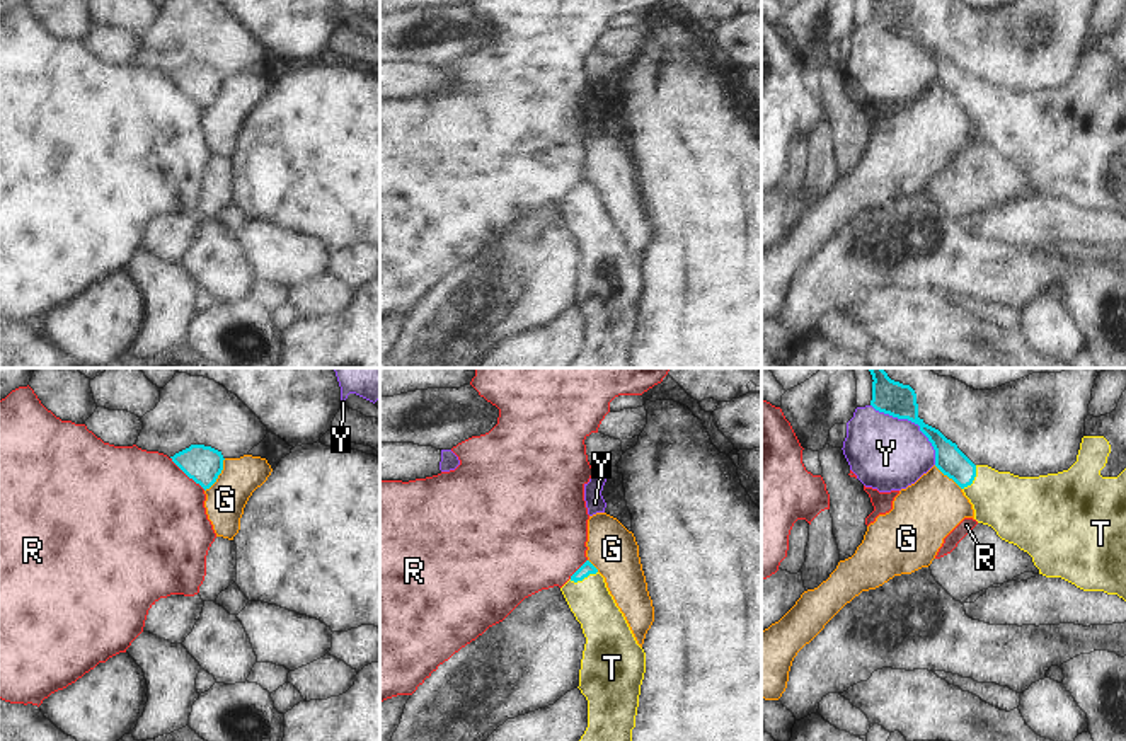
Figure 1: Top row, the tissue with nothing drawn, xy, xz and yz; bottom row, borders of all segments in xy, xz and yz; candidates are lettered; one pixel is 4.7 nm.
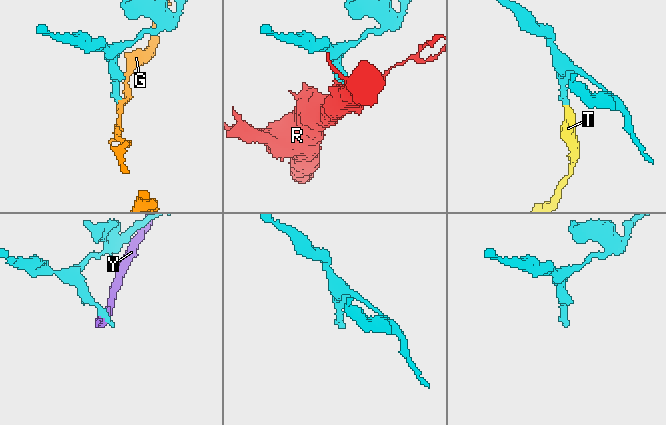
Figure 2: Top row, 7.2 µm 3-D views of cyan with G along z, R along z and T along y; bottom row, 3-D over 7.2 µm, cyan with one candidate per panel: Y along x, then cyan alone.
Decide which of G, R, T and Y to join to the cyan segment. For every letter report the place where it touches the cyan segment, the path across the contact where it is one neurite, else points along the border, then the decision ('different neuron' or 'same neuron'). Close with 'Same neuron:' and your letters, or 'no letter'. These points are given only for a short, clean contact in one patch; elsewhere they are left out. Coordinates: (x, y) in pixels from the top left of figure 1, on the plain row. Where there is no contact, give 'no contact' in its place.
G: xy (218, 92) | along xy (225, 77), (222, 91), (205, 109) | different neuron
R: xy (188, 94) | along xy (171, 75), (205, 108) | different neuron
T: xz (583, 196) | across xz (586, 186), (583, 196), (586, 213), (603, 244) | same neuron
Y: yz (913, 40) | different neuron
Same neuron: T

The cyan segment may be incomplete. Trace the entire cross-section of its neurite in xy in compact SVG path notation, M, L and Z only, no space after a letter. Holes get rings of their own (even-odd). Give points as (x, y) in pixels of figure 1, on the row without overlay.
M191 63L189 66L170 75L172 80L204 109L210 107L223 89L221 70L204 65Z

